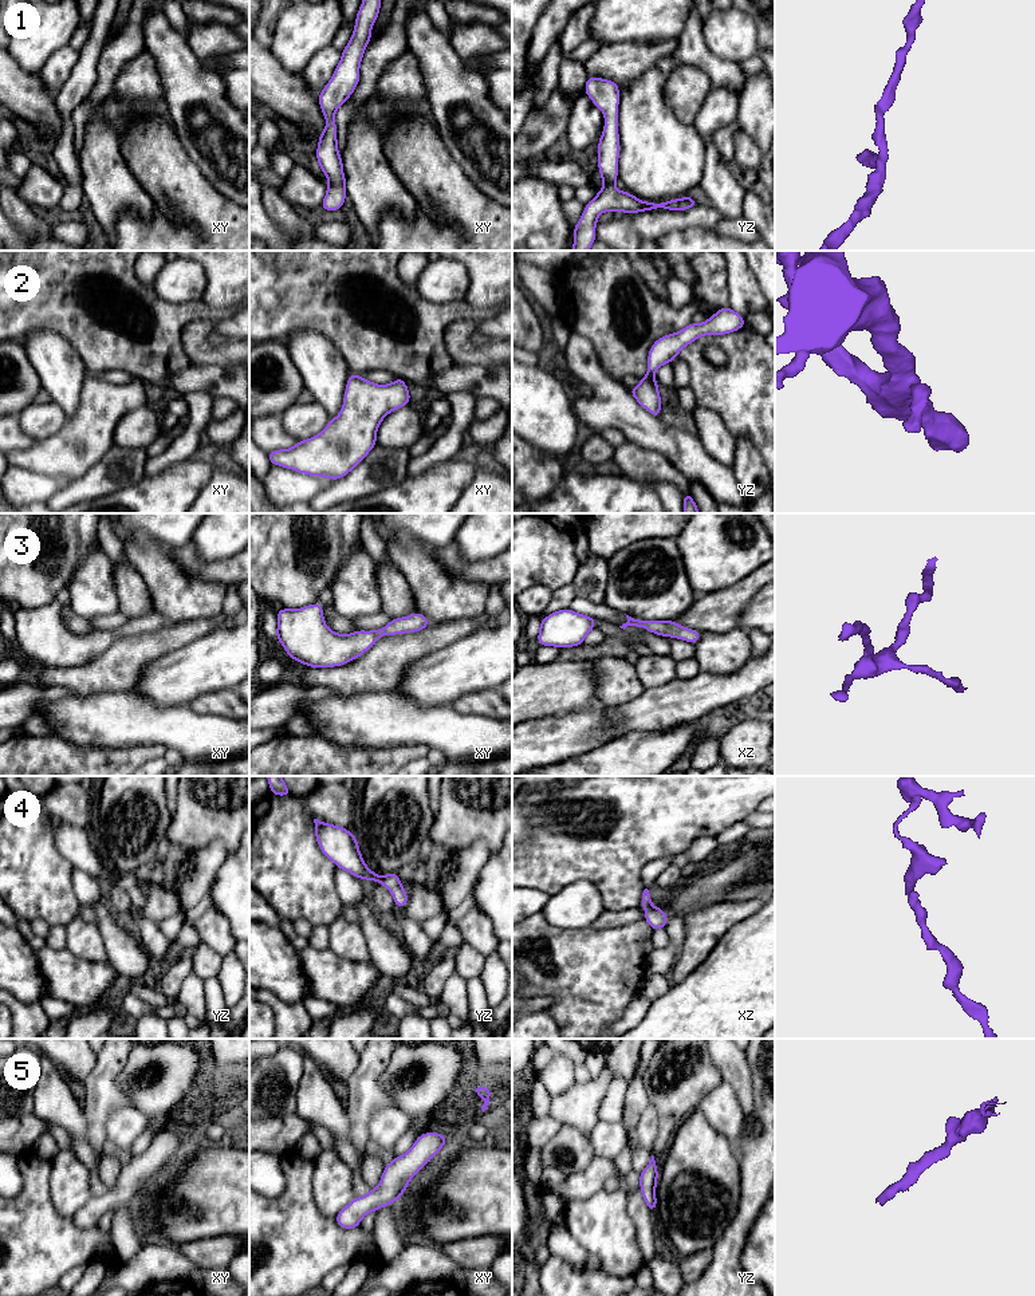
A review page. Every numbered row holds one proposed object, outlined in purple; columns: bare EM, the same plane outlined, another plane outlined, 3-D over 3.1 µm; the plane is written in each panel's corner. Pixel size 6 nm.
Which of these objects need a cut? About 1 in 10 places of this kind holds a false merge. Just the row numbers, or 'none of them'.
none of them

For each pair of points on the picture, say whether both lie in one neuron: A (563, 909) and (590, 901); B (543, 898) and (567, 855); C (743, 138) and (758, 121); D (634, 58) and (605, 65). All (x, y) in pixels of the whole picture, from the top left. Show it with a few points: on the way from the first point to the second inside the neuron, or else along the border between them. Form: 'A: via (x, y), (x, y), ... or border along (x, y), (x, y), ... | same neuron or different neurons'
A: via (570, 909), (583, 901) | same neuron
B: border along (528, 887), (538, 889), (550, 895) | different neurons
C: border along (740, 129), (760, 152) | different neurons
D: via (628, 60), (612, 62) | same neuron

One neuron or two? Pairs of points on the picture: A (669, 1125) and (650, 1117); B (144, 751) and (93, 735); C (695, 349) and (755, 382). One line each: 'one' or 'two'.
A: two
B: two
C: one

